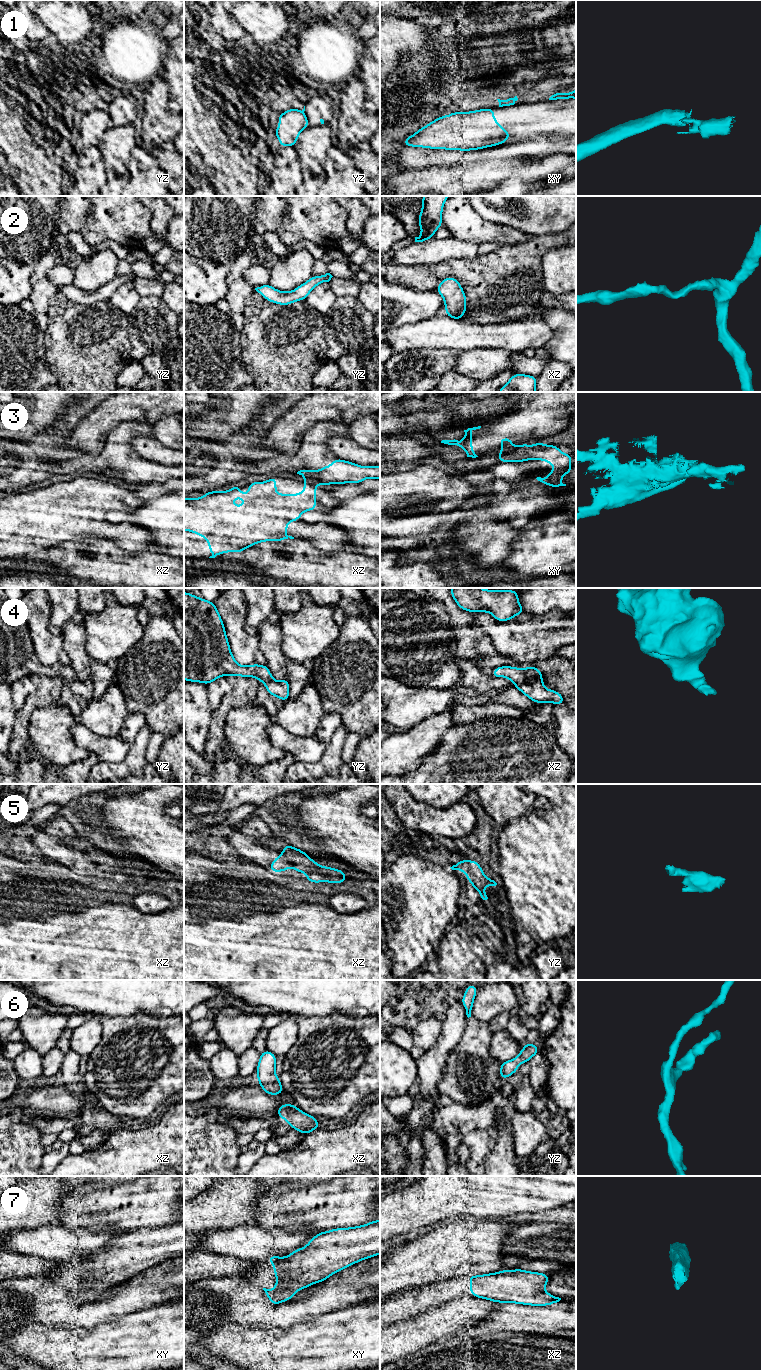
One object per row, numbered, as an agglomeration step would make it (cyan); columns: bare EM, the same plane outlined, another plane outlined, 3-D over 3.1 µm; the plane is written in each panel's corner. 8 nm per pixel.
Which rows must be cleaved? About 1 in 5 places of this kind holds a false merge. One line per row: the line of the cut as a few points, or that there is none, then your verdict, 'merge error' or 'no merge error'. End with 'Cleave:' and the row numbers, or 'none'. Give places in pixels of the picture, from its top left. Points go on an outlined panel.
1: yz (301, 111), (303, 112) | merge error
2: no cut | no merge error
3: xz (307, 479), (315, 482) | merge error
4: no cut | no merge error
5: no cut | no merge error
6: no cut | no merge error
7: no cut | no merge error
Cleave: 1, 3

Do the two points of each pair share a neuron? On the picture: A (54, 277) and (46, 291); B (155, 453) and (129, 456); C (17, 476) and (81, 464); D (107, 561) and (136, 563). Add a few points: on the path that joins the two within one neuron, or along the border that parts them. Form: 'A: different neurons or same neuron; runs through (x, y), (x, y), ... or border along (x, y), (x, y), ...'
A: different neurons; border along (54, 264), (47, 272), (47, 278), (58, 288)
B: different neurons; border along (135, 435), (134, 451), (160, 464)
C: same neuron; runs through (33, 470), (65, 470)
D: same neuron; runs through (114, 561), (129, 563)

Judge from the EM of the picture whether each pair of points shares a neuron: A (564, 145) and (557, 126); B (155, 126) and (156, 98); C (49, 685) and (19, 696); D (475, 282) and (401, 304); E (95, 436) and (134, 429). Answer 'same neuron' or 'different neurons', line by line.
A: different neurons
B: same neuron
C: same neuron
D: different neurons
E: different neurons

